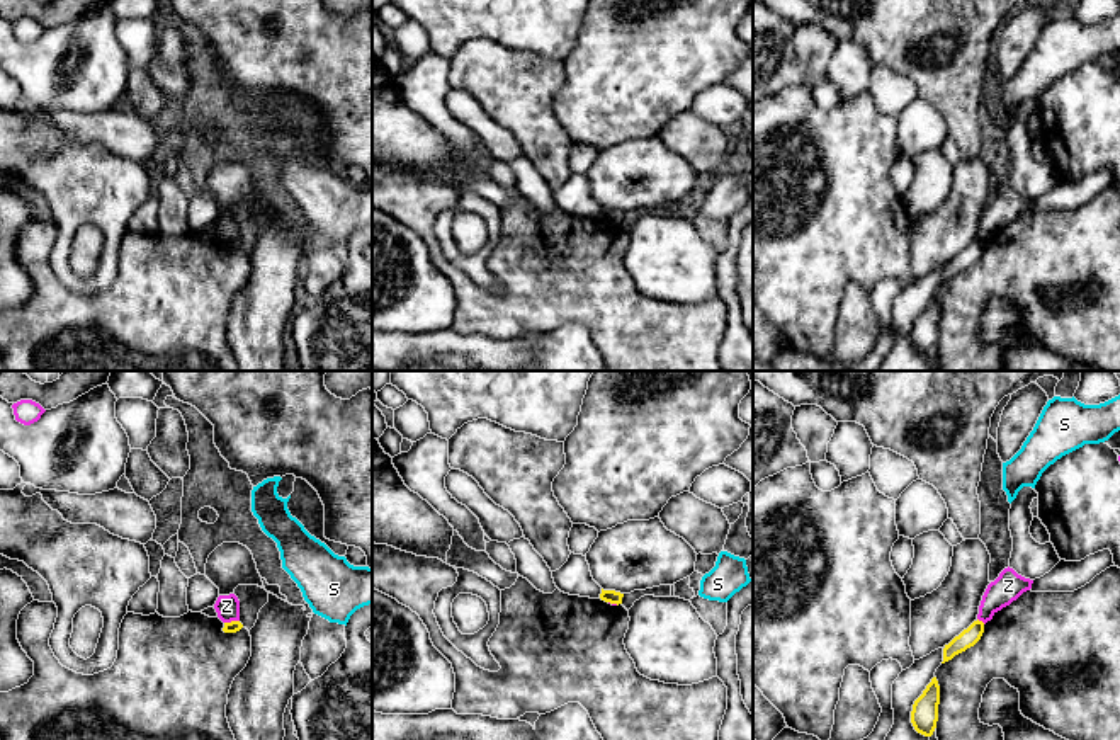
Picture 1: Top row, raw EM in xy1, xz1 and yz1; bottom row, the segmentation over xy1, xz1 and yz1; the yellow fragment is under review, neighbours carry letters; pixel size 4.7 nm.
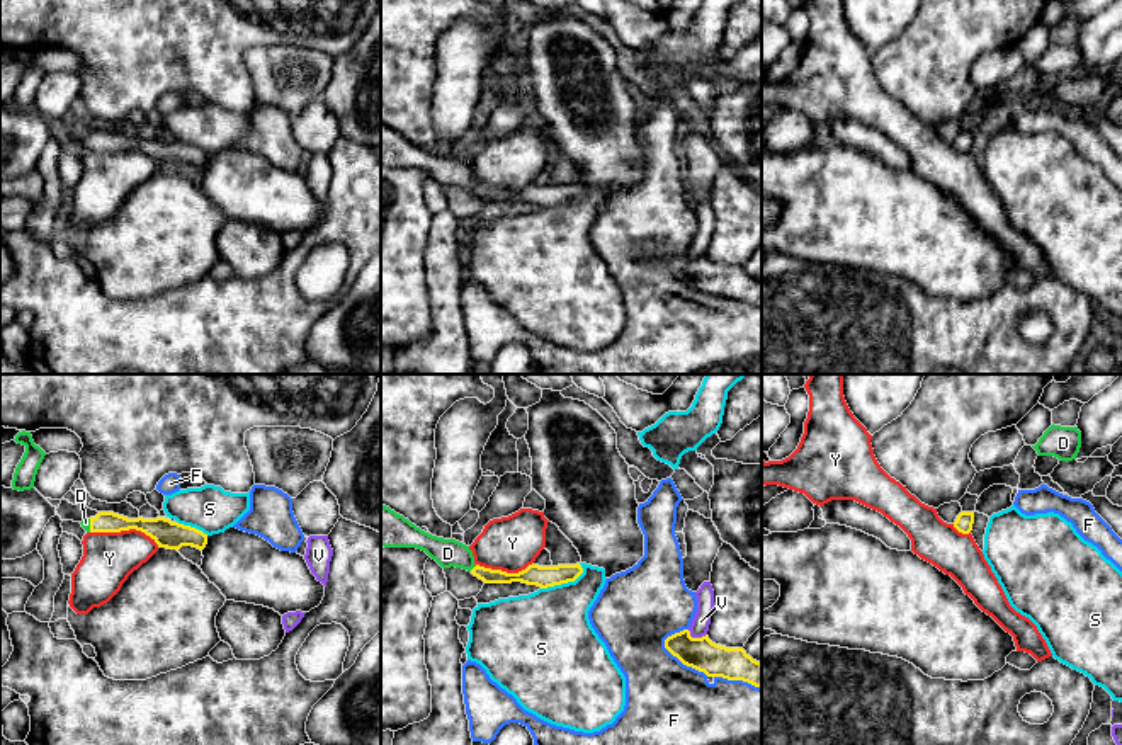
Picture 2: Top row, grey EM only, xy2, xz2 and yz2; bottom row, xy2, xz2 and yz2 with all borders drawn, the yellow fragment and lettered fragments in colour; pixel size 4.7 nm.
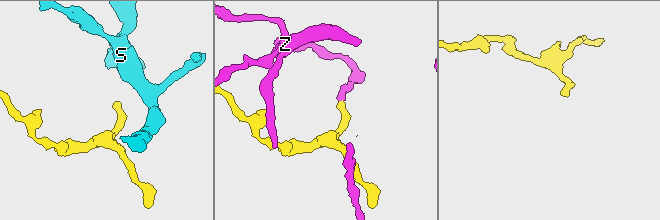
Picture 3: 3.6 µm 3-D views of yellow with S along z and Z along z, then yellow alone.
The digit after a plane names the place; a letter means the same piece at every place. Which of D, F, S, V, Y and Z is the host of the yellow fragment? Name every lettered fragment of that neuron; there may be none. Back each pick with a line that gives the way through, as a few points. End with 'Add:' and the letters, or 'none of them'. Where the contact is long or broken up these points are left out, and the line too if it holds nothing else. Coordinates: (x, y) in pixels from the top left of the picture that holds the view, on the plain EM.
D: across xz2 (488, 194), (473, 187), (459, 174), (447, 172)
Add: D

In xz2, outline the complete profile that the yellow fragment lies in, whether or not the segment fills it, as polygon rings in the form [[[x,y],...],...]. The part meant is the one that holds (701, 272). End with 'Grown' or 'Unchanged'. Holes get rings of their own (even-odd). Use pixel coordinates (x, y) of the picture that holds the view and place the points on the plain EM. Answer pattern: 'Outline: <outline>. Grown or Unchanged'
Outline: [[[688,248],[668,255],[665,267],[683,284],[704,291],[707,296],[743,299],[762,308],[762,282],[743,267],[716,264],[707,253],[692,257]]]. Unchanged

